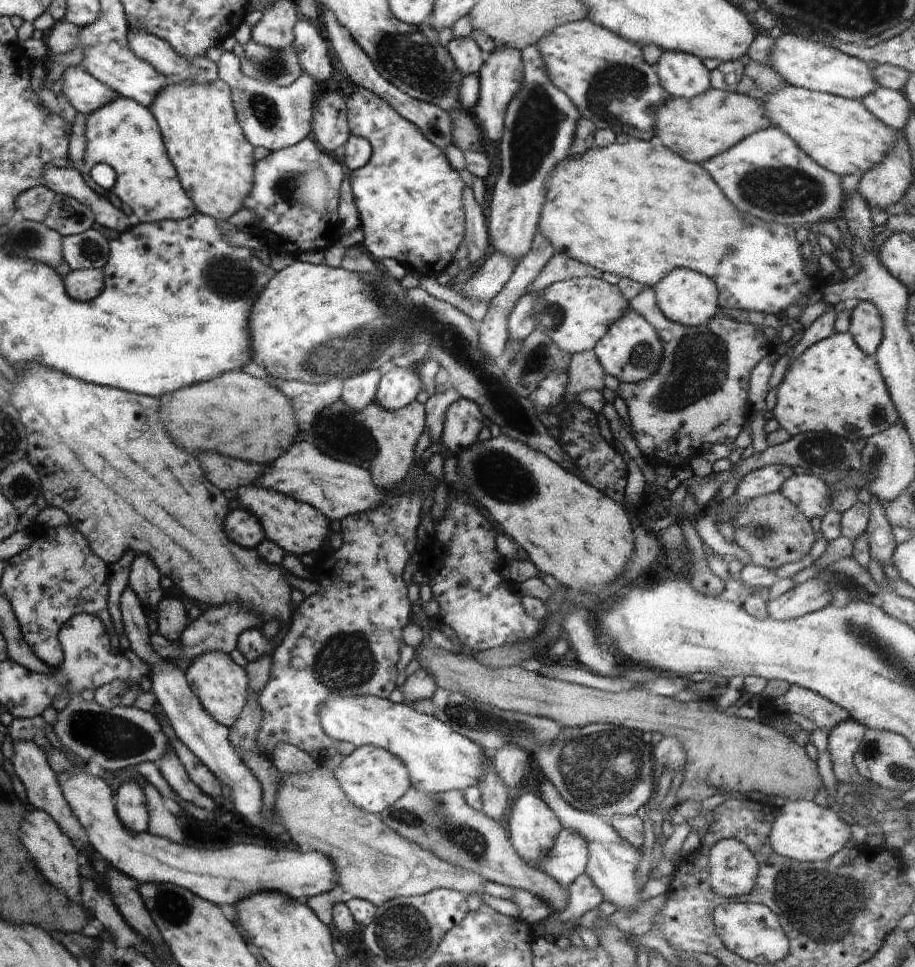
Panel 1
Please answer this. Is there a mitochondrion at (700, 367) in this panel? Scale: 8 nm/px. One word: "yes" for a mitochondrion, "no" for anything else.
yes

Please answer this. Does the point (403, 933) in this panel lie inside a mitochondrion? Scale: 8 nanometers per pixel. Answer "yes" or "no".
yes

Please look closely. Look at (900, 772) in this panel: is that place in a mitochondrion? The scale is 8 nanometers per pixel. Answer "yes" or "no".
yes

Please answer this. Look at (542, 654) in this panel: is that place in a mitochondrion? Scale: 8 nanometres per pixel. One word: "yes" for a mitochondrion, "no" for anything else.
no

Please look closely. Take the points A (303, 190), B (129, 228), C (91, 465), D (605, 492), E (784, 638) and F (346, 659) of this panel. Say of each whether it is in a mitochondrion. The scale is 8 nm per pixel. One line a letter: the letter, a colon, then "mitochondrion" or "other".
A: mitochondrion
B: other
C: other
D: other
E: other
F: mitochondrion

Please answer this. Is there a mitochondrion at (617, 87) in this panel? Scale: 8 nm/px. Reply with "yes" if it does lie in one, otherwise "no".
yes

